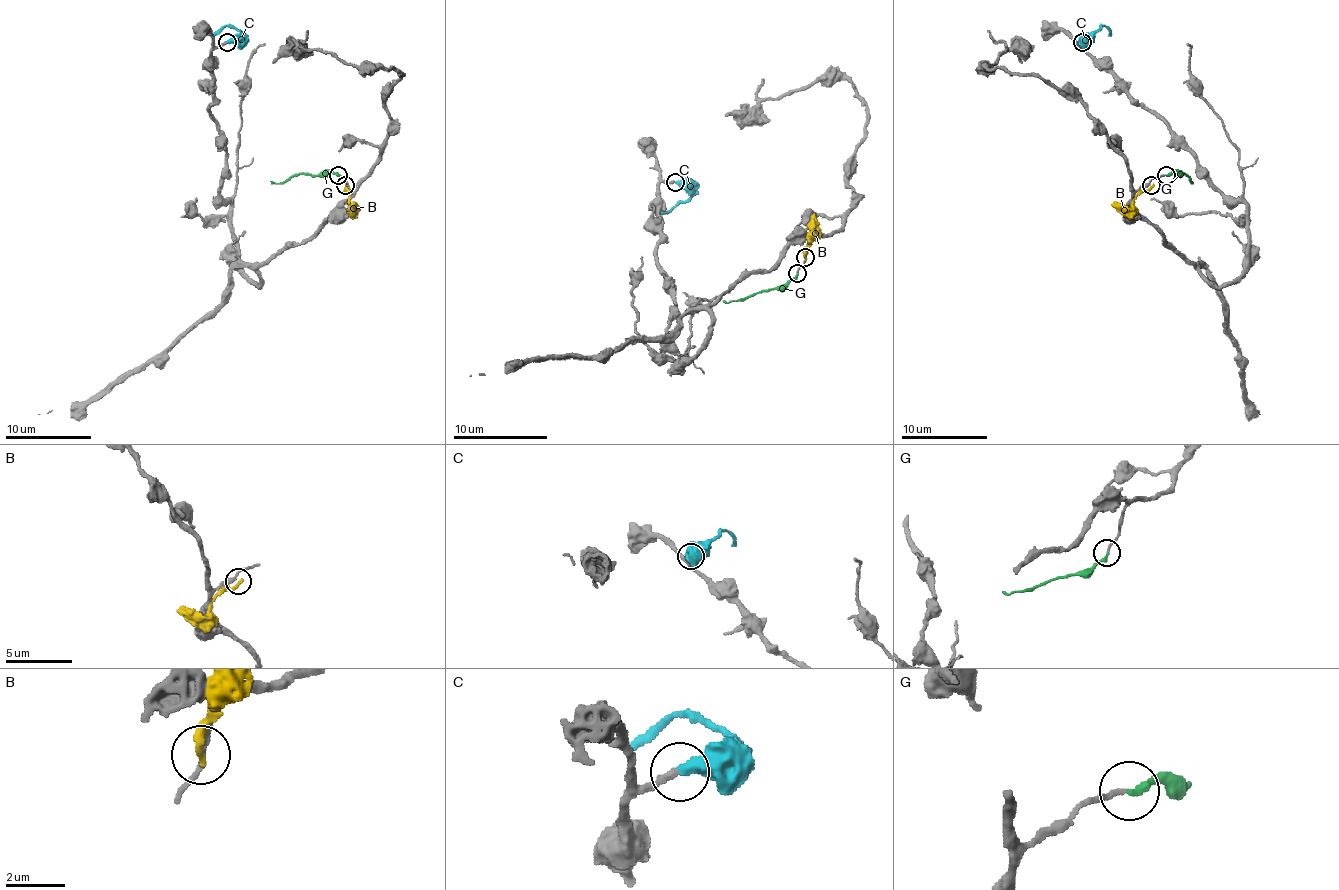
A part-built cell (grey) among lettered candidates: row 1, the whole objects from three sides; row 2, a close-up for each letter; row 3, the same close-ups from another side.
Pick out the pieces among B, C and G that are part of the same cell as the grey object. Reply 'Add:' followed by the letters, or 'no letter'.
Add: C, G

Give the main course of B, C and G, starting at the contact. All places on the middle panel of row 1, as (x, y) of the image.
B: (805, 258), (815, 213)
C: (676, 182), (690, 194), (685, 201), (660, 213)
G: (796, 274), (775, 288), (735, 300), (723, 300)

